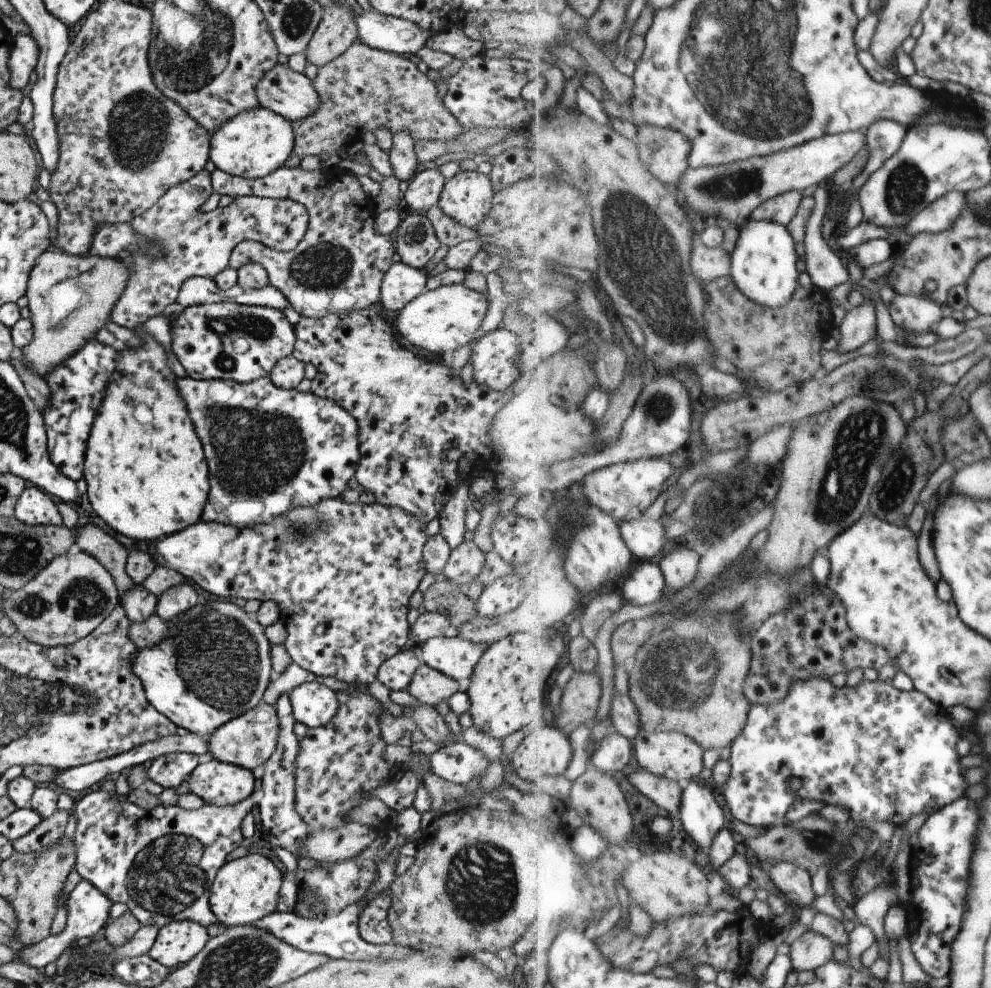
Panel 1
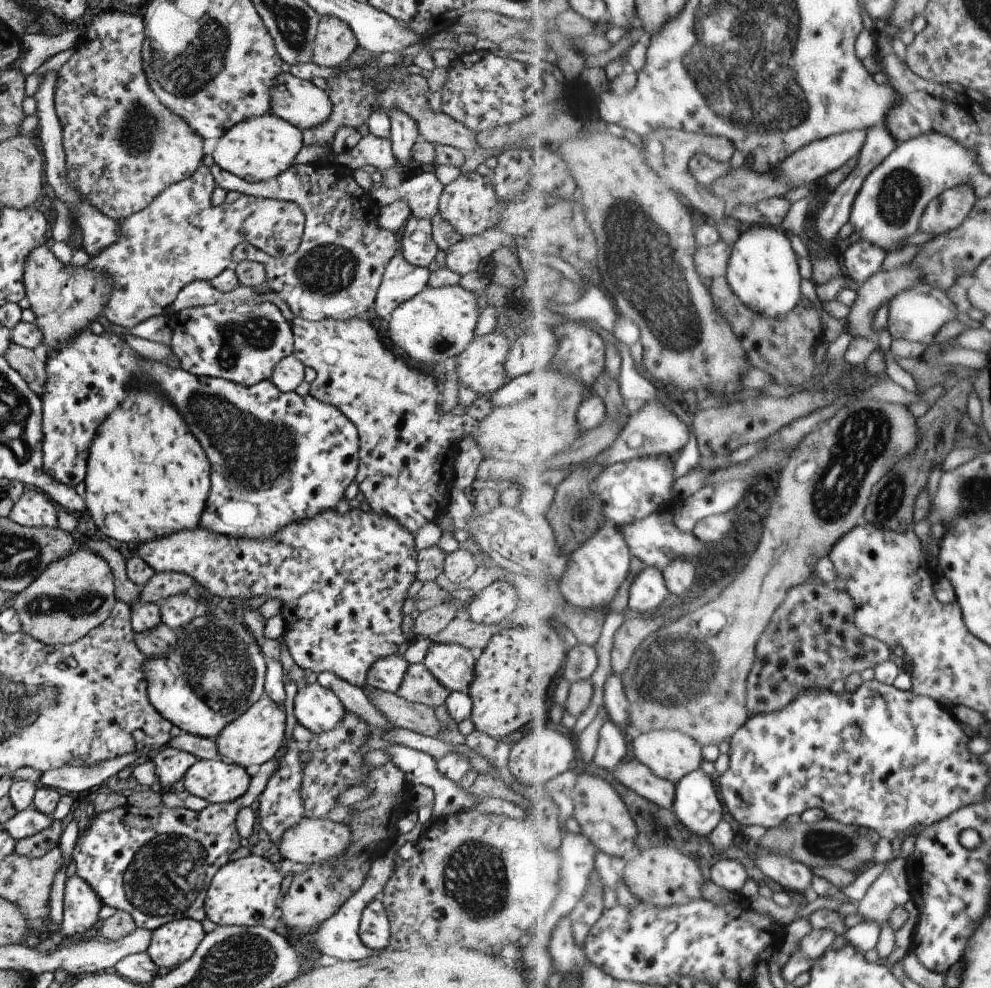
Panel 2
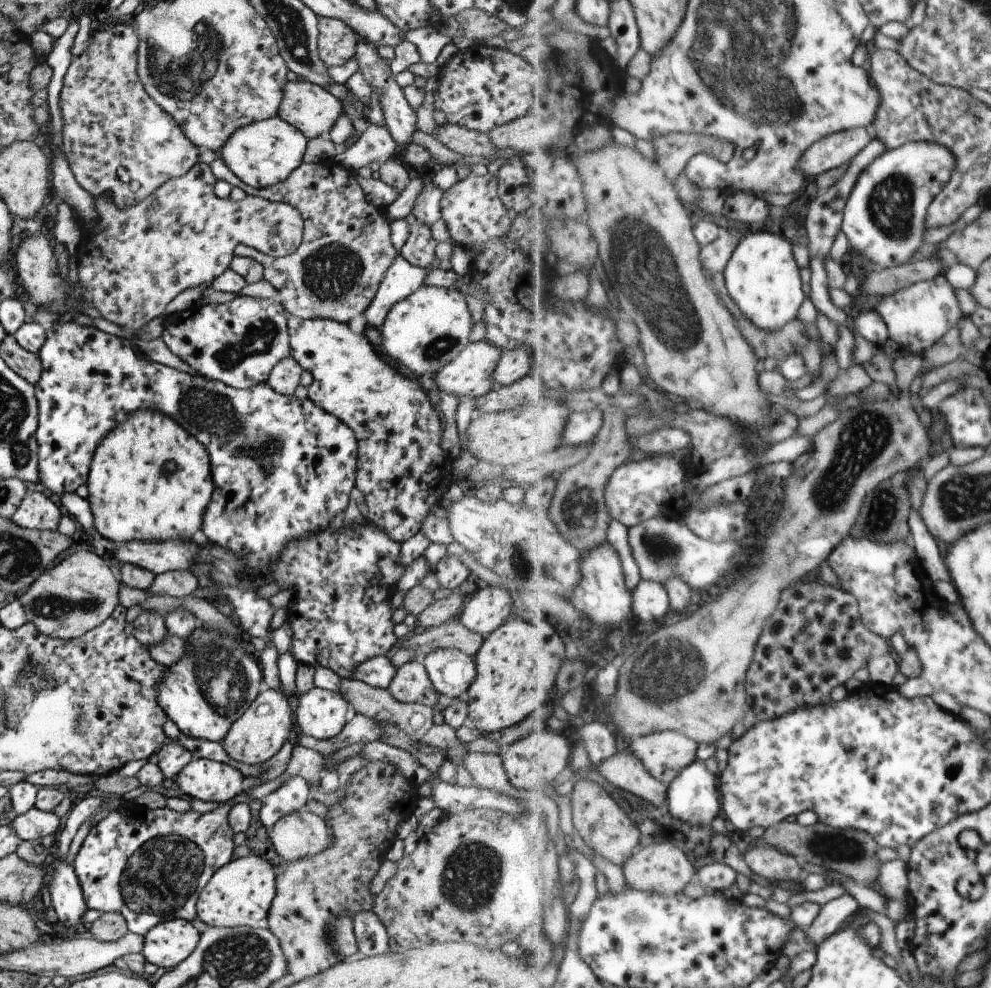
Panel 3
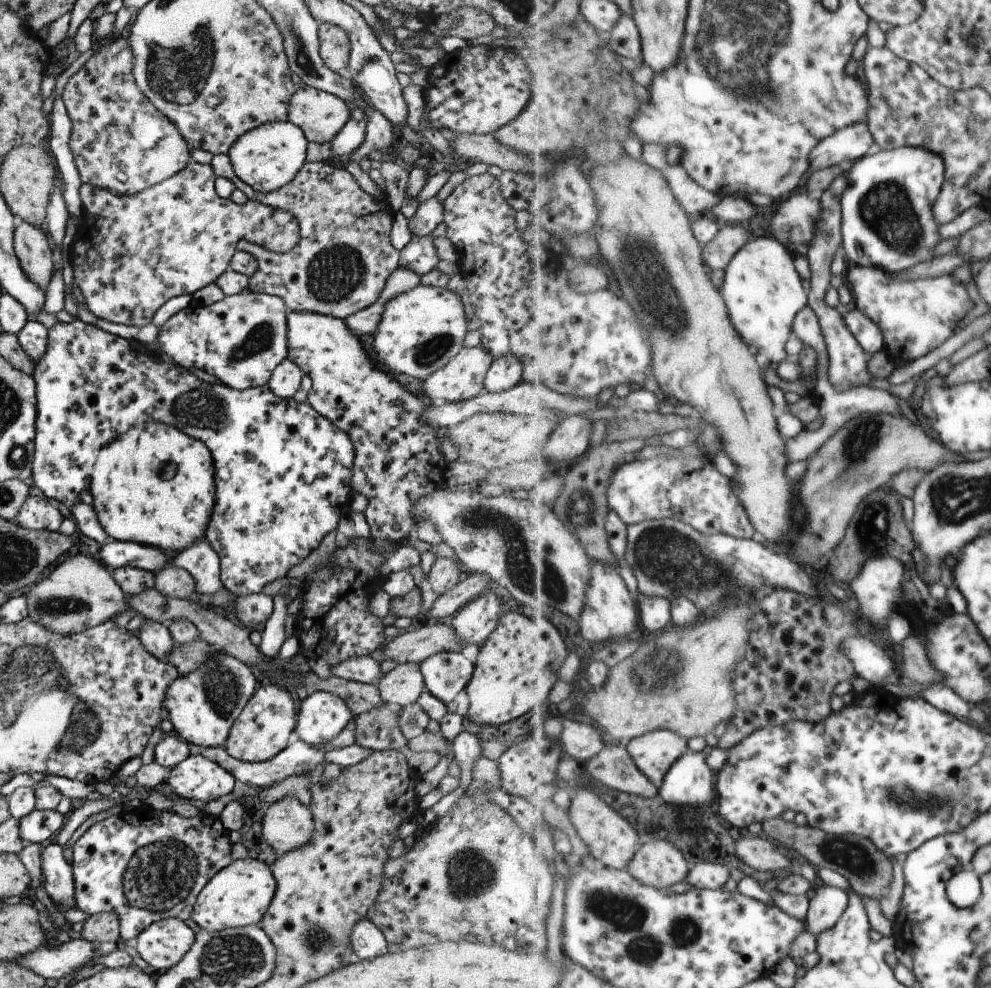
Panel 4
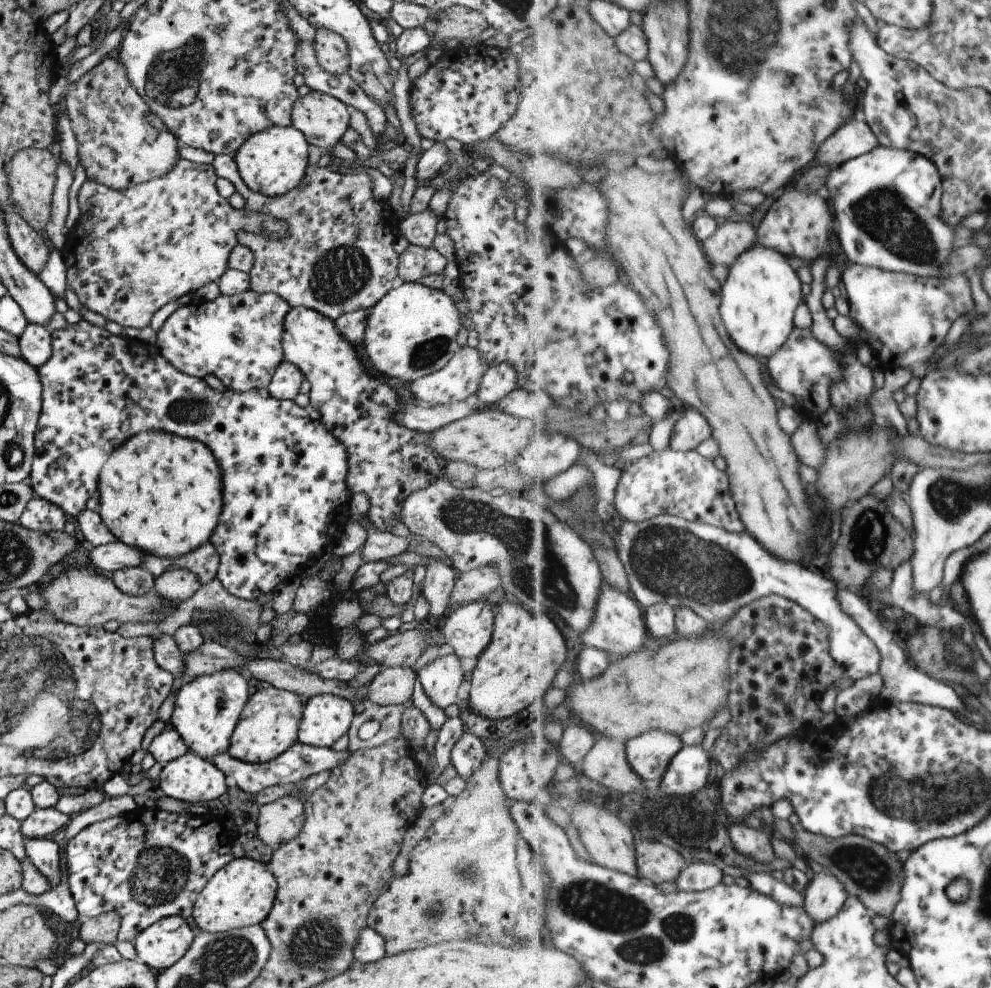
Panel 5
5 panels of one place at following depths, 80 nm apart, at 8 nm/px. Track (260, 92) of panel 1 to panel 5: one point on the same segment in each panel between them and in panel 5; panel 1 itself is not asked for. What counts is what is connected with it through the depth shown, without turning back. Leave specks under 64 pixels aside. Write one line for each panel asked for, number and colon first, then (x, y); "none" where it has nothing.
2: (299, 102)
3: (311, 109)
4: (319, 115)
5: (321, 119)

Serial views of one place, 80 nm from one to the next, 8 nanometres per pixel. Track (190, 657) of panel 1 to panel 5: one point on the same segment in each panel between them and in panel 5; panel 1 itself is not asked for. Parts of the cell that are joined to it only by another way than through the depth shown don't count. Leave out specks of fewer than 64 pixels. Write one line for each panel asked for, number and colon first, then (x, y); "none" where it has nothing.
2: (214, 671)
3: (203, 692)
4: (202, 704)
5: (205, 710)

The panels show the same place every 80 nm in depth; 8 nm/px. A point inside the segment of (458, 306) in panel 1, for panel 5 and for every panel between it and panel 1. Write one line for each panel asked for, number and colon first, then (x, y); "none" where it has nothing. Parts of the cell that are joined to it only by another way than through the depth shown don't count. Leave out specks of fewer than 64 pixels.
2: (436, 324)
3: (423, 332)
4: (420, 331)
5: (410, 332)

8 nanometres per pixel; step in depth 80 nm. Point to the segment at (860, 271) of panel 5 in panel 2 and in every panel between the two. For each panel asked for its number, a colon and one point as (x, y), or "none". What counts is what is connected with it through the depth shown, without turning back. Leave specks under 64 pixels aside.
2: (917, 314)
3: (918, 316)
4: (917, 317)

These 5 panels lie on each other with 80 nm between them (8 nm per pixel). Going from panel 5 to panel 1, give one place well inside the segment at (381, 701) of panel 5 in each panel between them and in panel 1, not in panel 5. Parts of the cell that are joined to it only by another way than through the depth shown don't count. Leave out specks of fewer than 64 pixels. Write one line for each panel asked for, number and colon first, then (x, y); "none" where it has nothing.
1: (429, 687)
2: (418, 685)
3: (410, 684)
4: (401, 686)

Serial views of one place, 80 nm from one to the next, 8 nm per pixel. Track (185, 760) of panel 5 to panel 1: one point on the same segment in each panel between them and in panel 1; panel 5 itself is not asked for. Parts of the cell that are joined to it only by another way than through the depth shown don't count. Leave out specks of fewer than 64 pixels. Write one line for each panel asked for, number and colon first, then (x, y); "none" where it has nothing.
1: (219, 784)
2: (217, 781)
3: (203, 779)
4: (197, 779)

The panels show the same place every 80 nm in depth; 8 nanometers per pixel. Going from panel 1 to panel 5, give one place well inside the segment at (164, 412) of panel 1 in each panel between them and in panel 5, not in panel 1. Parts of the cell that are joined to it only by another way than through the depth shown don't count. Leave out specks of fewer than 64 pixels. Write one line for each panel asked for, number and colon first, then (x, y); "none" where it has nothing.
2: (146, 477)
3: (148, 480)
4: (135, 499)
5: (158, 492)

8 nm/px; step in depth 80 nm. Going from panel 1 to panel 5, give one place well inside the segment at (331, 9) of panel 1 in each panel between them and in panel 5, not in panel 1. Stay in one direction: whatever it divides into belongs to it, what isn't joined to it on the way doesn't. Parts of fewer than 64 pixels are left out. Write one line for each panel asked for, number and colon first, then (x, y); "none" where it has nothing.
2: (334, 41)
3: (335, 44)
4: (333, 44)
5: (331, 51)

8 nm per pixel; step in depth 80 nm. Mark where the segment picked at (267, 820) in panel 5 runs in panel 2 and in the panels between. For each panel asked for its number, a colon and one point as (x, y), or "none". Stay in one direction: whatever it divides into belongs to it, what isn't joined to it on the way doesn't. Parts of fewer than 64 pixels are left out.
2: (311, 841)
3: (300, 834)
4: (287, 825)

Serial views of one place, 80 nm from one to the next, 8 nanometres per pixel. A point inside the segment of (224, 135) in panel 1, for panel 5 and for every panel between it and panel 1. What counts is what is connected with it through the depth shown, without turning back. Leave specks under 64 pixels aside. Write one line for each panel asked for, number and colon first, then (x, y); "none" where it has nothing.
2: (258, 148)
3: (261, 153)
4: (268, 156)
5: (270, 162)

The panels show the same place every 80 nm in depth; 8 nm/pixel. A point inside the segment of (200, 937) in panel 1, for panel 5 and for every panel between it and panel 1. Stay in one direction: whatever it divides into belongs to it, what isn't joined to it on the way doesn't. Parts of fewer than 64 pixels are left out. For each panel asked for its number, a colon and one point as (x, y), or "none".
2: (171, 943)
3: (168, 943)
4: (161, 944)
5: (158, 946)

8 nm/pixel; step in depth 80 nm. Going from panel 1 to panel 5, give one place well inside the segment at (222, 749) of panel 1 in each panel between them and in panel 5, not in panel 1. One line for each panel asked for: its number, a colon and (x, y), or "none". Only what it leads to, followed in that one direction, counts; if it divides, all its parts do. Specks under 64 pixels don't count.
2: (253, 737)
3: (257, 734)
4: (265, 725)
5: (267, 724)

